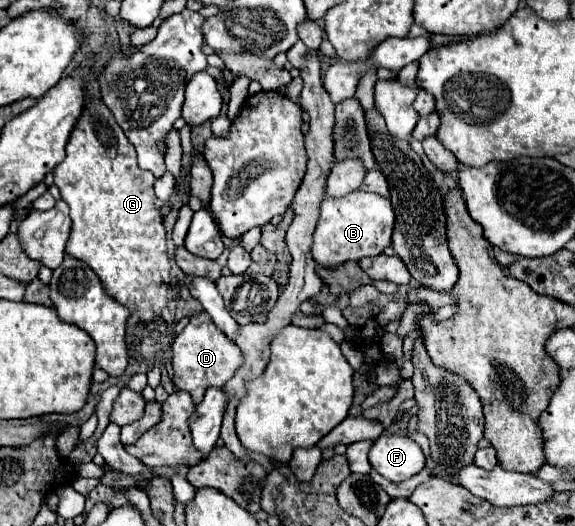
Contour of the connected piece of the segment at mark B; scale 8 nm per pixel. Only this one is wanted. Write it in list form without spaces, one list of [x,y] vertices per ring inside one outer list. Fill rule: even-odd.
[[[352,191],[346,197],[326,197],[320,207],[320,219],[314,231],[312,255],[320,267],[338,267],[346,261],[380,255],[388,245],[394,229],[392,203],[386,197],[366,191]]]

